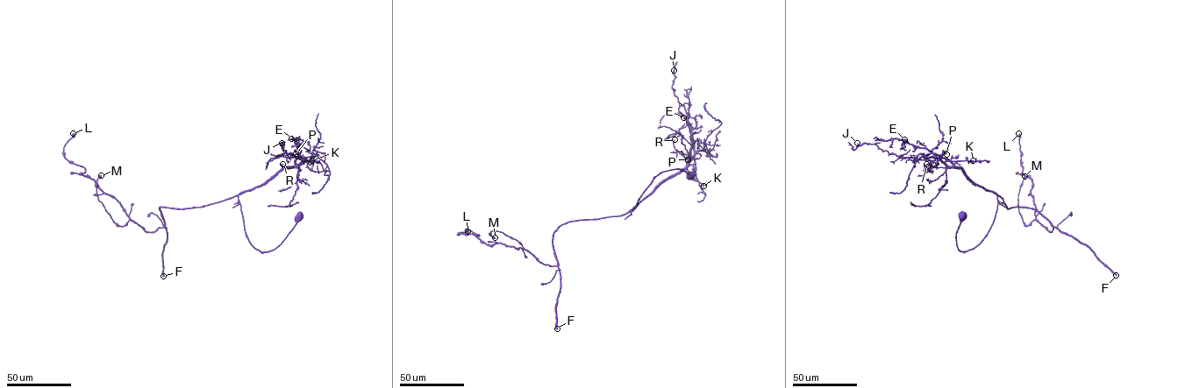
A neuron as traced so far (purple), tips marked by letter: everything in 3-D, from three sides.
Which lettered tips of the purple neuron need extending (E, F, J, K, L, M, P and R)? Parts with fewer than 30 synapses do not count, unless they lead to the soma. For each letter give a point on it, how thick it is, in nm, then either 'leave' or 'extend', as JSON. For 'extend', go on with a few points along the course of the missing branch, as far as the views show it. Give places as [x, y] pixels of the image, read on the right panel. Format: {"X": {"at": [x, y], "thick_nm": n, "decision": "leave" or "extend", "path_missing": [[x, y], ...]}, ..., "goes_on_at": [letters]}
{"E": {"at": [904, 139], "thick_nm": 110, "decision": "leave"}, "F": {"at": [1116, 275], "thick_nm": 550, "decision": "extend"}, "J": {"at": [857, 143], "thick_nm": 100, "decision": "leave"}, "K": {"at": [973, 160], "thick_nm": 110, "decision": "leave"}, "L": {"at": [1018, 133], "thick_nm": 750, "decision": "leave"}, "M": {"at": [1024, 176], "thick_nm": 600, "decision": "leave"}, "P": {"at": [946, 154], "thick_nm": 160, "decision": "leave"}, "R": {"at": [926, 164], "thick_nm": 150, "decision": "leave"}, "goes_on_at": ["F"]}

